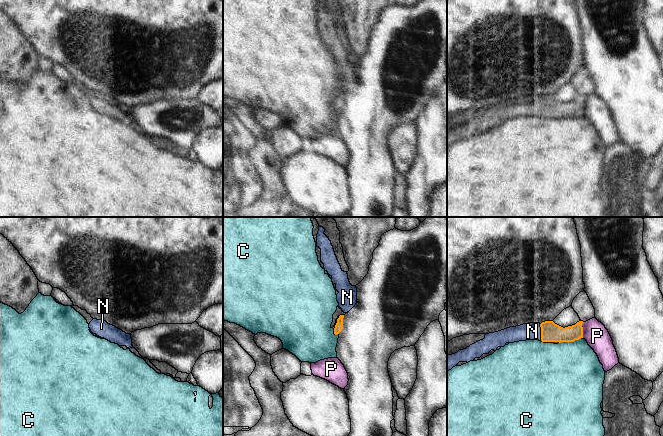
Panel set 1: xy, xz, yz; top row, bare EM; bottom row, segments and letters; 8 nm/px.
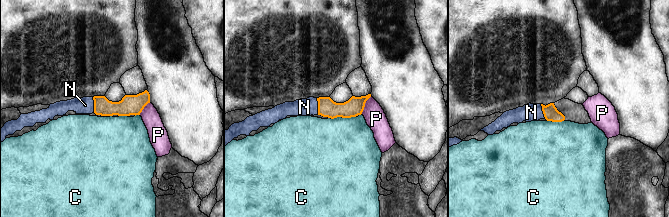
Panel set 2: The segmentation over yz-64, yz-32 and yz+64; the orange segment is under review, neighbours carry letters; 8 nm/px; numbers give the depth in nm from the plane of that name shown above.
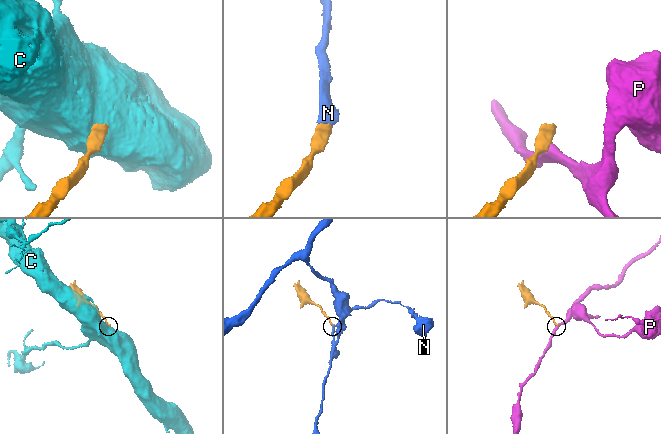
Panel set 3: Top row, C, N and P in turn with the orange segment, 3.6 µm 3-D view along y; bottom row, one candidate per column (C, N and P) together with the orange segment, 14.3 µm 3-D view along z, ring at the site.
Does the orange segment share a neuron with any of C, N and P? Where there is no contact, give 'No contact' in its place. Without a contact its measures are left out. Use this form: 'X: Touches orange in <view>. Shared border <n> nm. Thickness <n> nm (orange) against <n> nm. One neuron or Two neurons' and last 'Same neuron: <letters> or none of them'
C: Touches orange in xz. Shared border 160 nm. Thickness 70 nm (orange) against 440 nm. Two neurons
N: Touches orange in yz. Shared border 140 nm. Thickness 160 nm (orange) against 140 nm. One neuron
P: Touches orange in yz. Shared border 130 nm. Thickness 160 nm (orange) against 190 nm. Two neurons
Same neuron: N.

